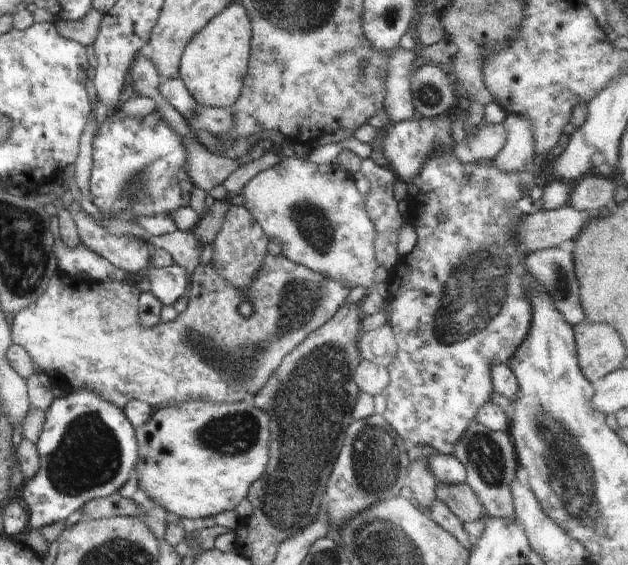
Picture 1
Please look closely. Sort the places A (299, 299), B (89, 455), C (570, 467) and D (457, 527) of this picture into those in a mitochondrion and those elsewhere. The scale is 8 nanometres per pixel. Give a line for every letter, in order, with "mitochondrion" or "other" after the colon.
A: mitochondrion
B: mitochondrion
C: mitochondrion
D: other

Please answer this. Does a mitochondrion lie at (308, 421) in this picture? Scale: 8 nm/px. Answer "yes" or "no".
yes

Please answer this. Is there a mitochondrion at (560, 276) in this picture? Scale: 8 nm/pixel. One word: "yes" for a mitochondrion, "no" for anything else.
yes

